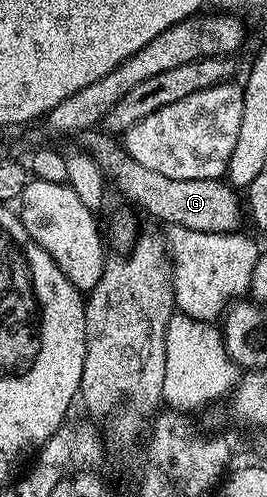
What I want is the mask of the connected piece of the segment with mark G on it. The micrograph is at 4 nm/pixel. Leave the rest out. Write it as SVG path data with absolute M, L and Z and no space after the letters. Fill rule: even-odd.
M87 131L81 145L92 154L100 171L109 181L114 182L119 192L128 200L140 206L152 217L166 226L190 228L191 231L214 232L215 234L235 233L241 226L244 210L235 189L225 181L216 178L202 180L170 180L160 172L138 164L127 151L122 150L115 137L100 131Z

